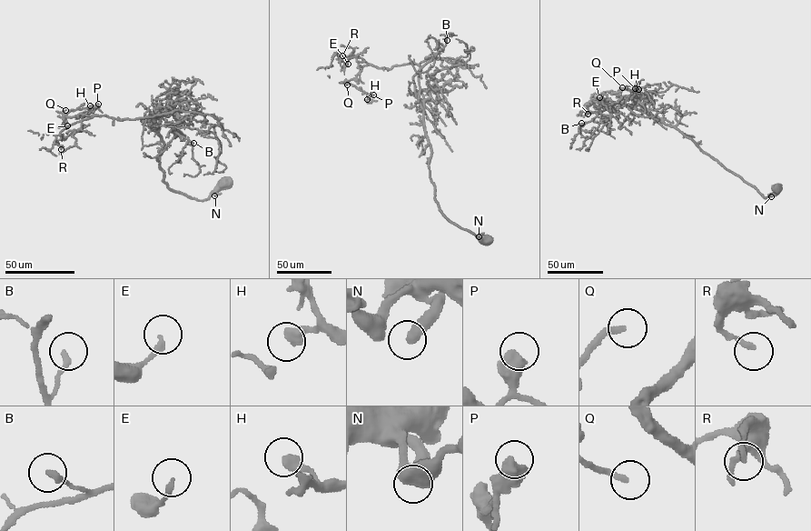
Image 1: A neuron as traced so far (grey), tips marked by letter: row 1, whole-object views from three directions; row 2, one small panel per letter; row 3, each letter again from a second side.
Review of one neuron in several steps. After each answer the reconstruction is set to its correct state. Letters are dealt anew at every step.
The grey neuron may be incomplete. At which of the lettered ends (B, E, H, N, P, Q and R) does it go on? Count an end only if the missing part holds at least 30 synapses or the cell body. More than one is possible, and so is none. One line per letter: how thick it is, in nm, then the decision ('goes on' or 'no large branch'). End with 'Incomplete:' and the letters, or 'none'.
B: calibre 200 nm; no large branch
E: calibre 220 nm; no large branch
H: calibre 460 nm; no large branch
N: calibre 460 nm; no large branch
P: calibre 650 nm; no large branch
Q: calibre 220 nm; no large branch
R: calibre 180 nm; no large branch
Incomplete: none

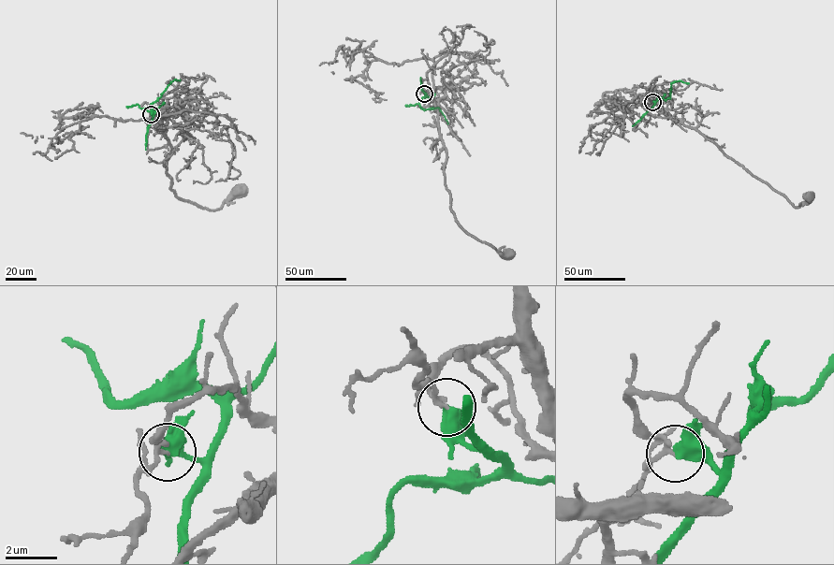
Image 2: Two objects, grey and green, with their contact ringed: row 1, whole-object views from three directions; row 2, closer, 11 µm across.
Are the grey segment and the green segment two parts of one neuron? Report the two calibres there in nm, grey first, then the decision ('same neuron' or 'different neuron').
170/440 nm | different neuron

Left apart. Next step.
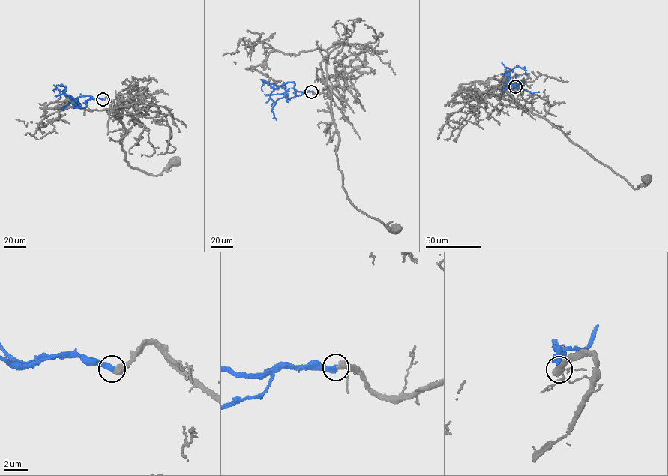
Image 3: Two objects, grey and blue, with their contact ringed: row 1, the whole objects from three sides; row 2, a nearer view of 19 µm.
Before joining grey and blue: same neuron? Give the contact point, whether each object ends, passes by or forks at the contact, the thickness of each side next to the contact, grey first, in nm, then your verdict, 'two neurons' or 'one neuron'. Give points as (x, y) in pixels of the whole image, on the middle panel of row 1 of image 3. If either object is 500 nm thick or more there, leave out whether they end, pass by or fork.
place (311, 91); calibres 550 and 440 nm; one neuron

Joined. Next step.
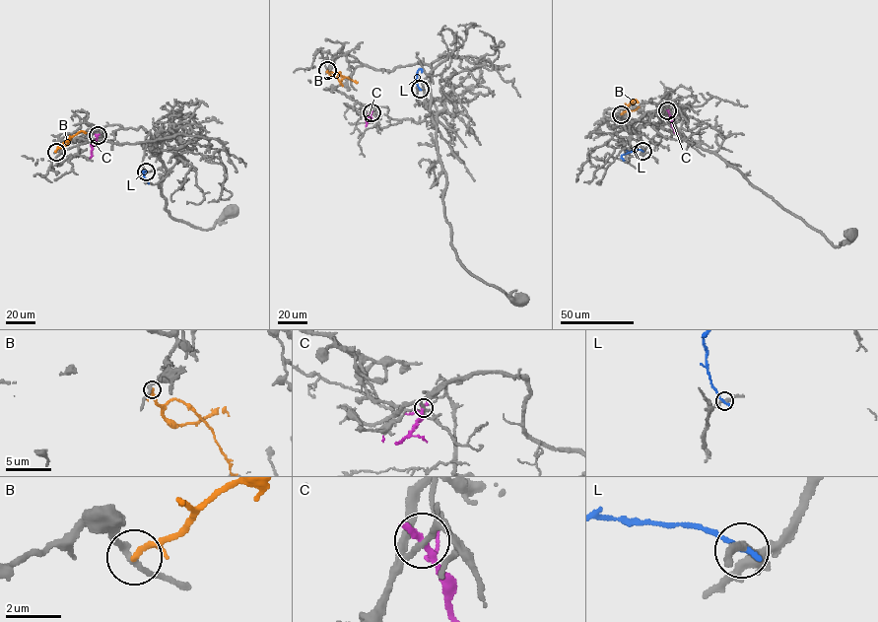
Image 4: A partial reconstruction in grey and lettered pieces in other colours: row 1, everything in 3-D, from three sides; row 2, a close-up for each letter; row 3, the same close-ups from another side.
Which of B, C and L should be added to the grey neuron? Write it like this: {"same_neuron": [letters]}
{"same_neuron": []}

